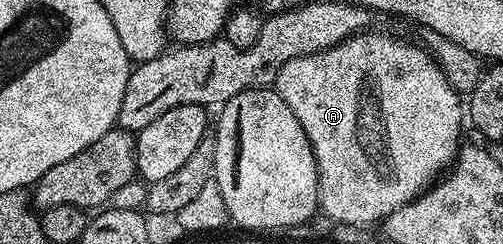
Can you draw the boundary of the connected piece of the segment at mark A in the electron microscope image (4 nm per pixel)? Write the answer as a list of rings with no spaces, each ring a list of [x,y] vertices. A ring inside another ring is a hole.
[[[372,32],[356,33],[329,49],[302,55],[298,59],[290,59],[290,63],[286,63],[278,71],[274,86],[276,93],[282,95],[286,107],[290,107],[290,111],[294,111],[298,123],[302,123],[302,131],[306,131],[306,139],[310,139],[310,147],[314,151],[316,170],[318,171],[318,191],[320,192],[318,209],[321,214],[324,212],[336,225],[372,227],[375,221],[376,224],[383,222],[384,218],[389,217],[394,211],[398,211],[398,207],[419,197],[455,161],[462,144],[460,128],[466,125],[466,113],[462,108],[461,94],[457,93],[454,87],[450,87],[446,75],[442,75],[438,63],[423,44],[411,45],[410,42],[403,41],[402,38],[395,37],[392,33]]]

